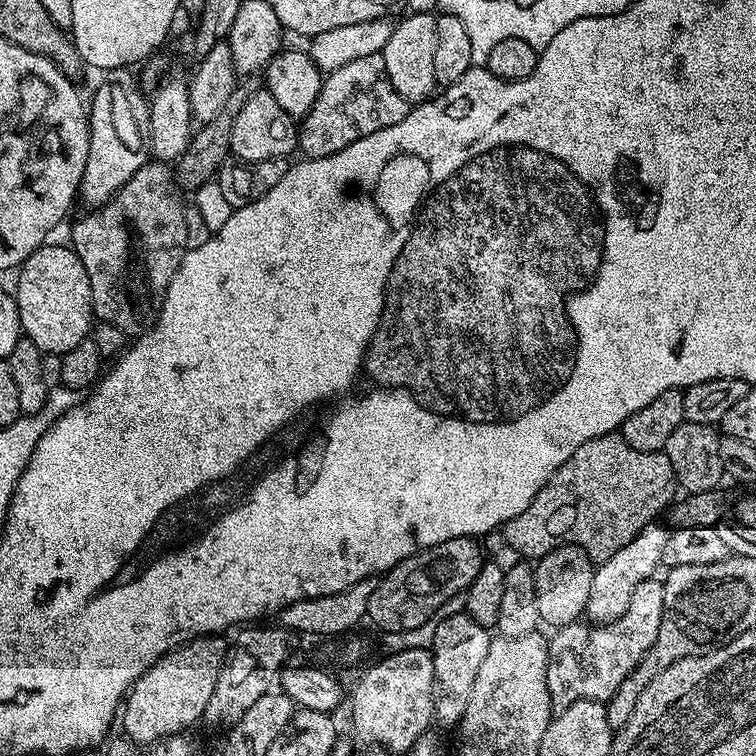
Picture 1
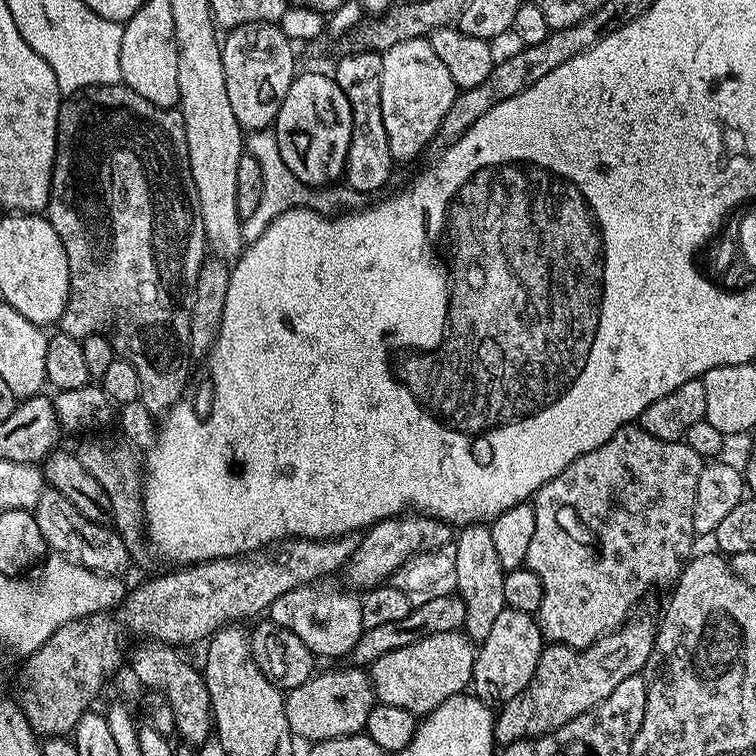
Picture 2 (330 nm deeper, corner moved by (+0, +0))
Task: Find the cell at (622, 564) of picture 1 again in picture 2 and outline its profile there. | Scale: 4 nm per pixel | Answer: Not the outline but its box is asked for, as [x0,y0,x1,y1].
[496,619,656,746]

